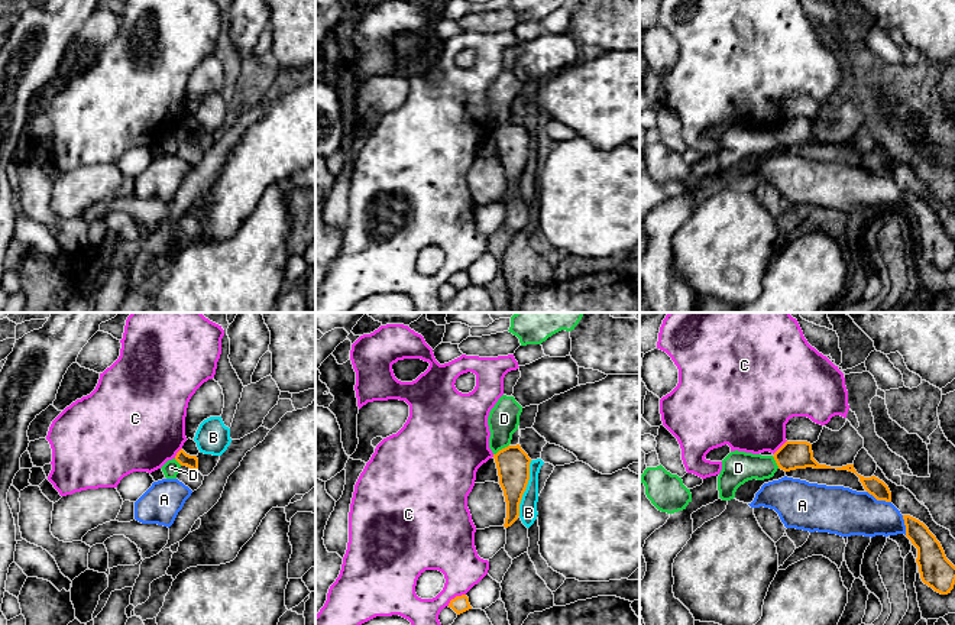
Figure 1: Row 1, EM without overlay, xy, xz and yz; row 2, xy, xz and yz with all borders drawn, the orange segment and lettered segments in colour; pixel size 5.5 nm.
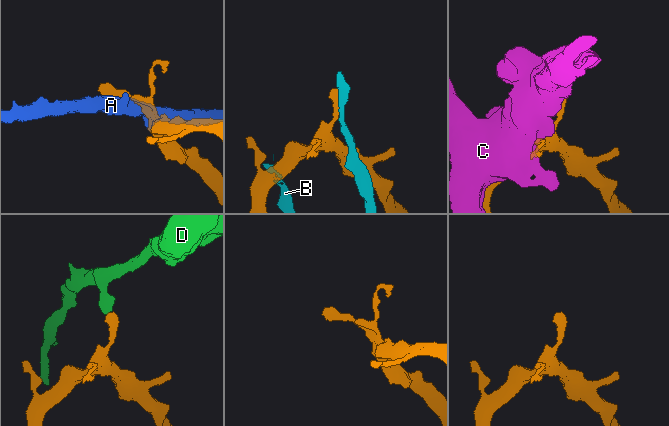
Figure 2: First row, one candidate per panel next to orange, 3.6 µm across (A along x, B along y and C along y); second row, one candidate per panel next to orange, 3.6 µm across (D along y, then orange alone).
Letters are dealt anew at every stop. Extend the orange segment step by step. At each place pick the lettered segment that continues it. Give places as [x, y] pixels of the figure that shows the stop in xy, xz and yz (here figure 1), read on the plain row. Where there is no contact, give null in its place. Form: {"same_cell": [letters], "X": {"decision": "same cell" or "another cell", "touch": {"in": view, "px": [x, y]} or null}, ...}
{"same_cell": [], "A": {"decision": "another cell", "touch": {"in": "yz", "px": [879, 175]}}, "B": {"decision": "another cell", "touch": {"in": "xz", "px": [525, 164]}}, "C": {"decision": "another cell", "touch": {"in": "xz", "px": [456, 272]}}, "D": {"decision": "another cell", "touch": {"in": "xz", "px": [502, 125]}}}

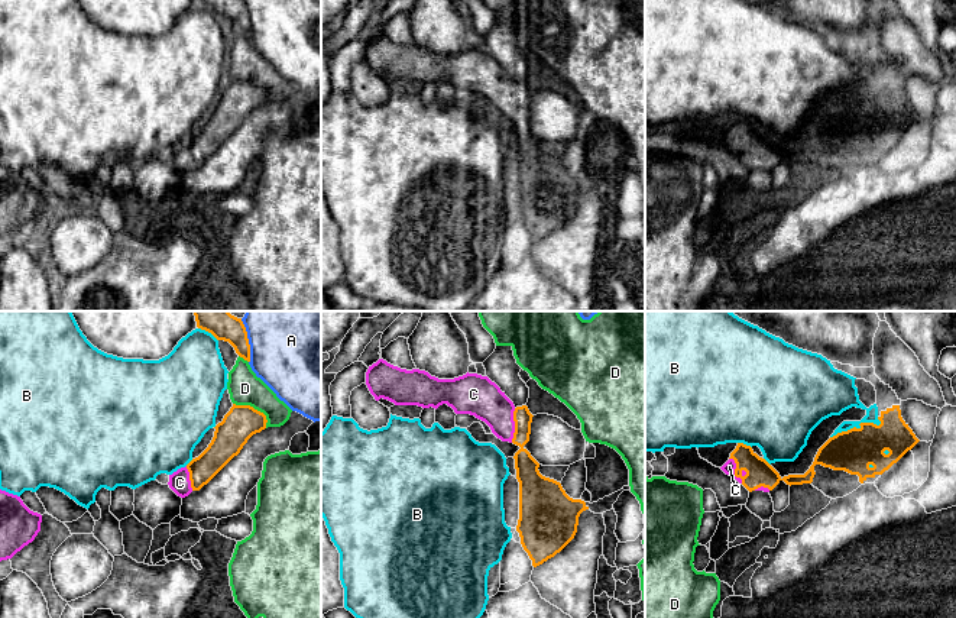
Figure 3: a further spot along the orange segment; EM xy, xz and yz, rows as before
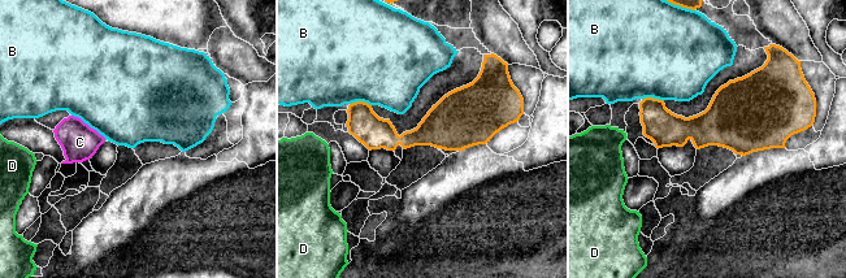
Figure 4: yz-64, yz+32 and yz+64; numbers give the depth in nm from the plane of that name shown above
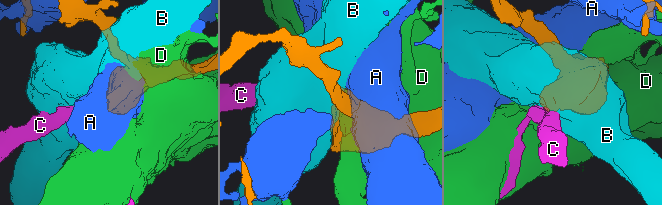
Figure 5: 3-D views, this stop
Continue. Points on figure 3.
{"same_cell": ["C"], "A": {"decision": "another cell", "touch": {"in": "xy", "px": [248, 19]}}, "B": {"decision": "another cell", "touch": {"in": "yz", "px": [855, 103]}}, "C": {"decision": "same cell", "touch": {"in": "yz", "px": [735, 146]}}, "D": {"decision": "another cell", "touch": {"in": "xy", "px": [253, 84]}}}

